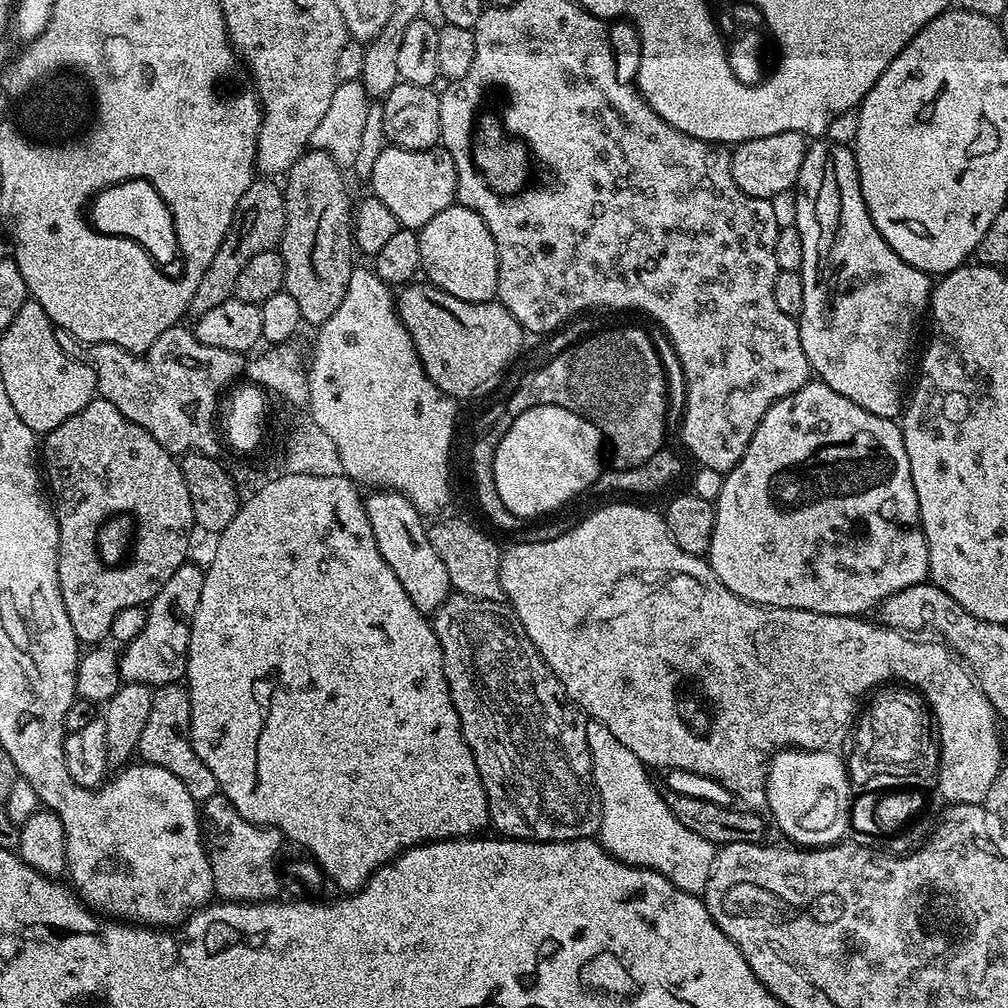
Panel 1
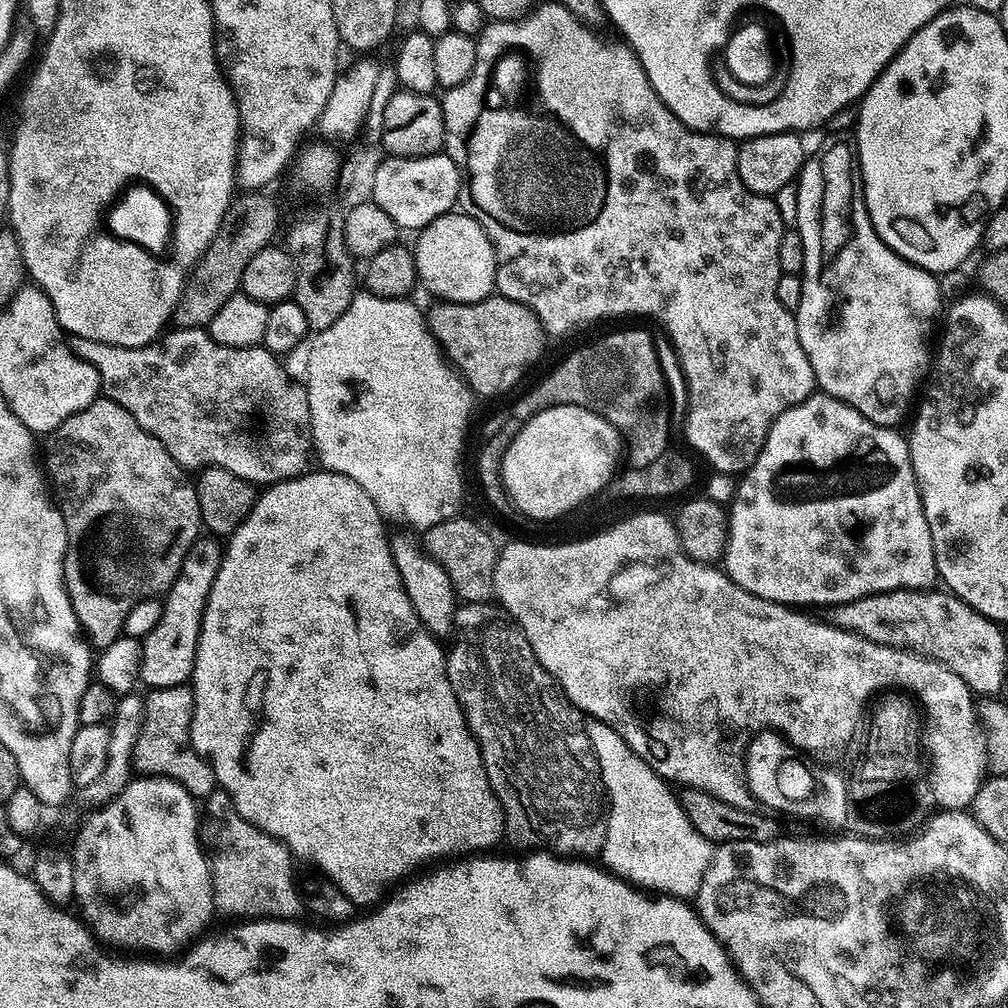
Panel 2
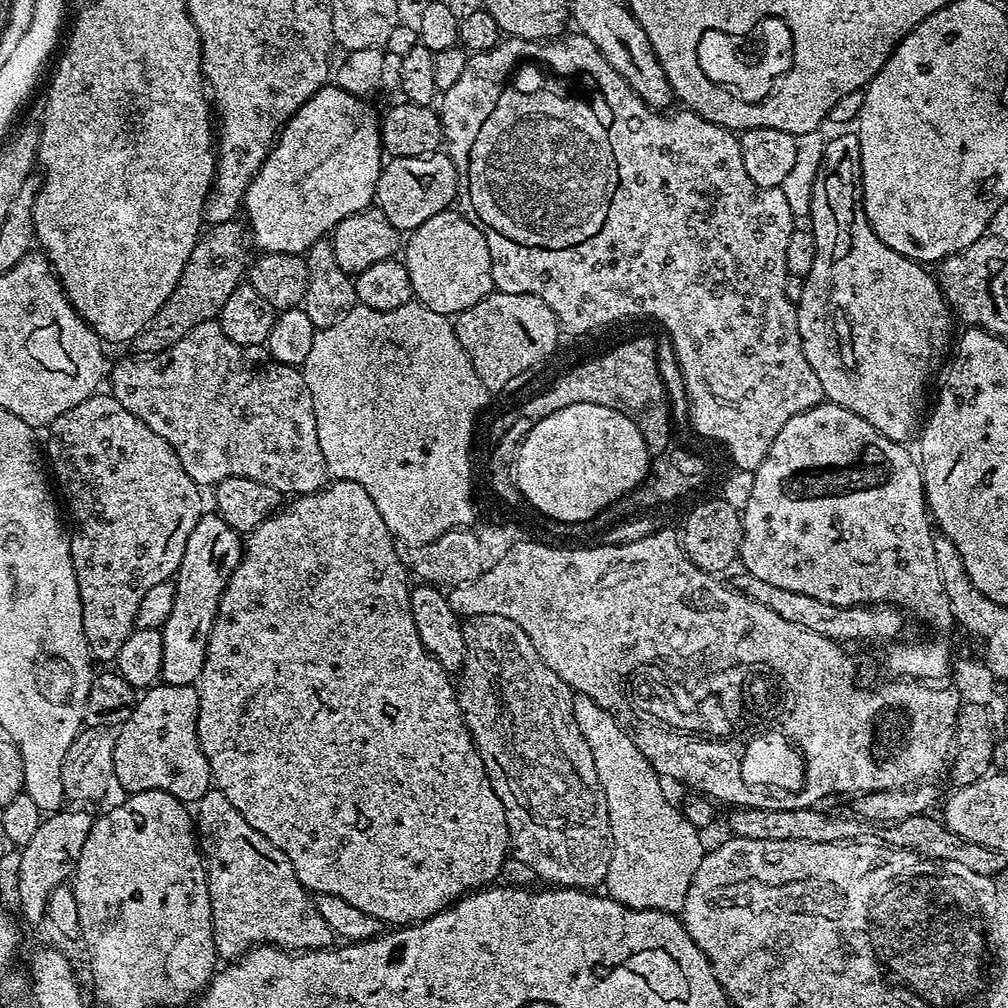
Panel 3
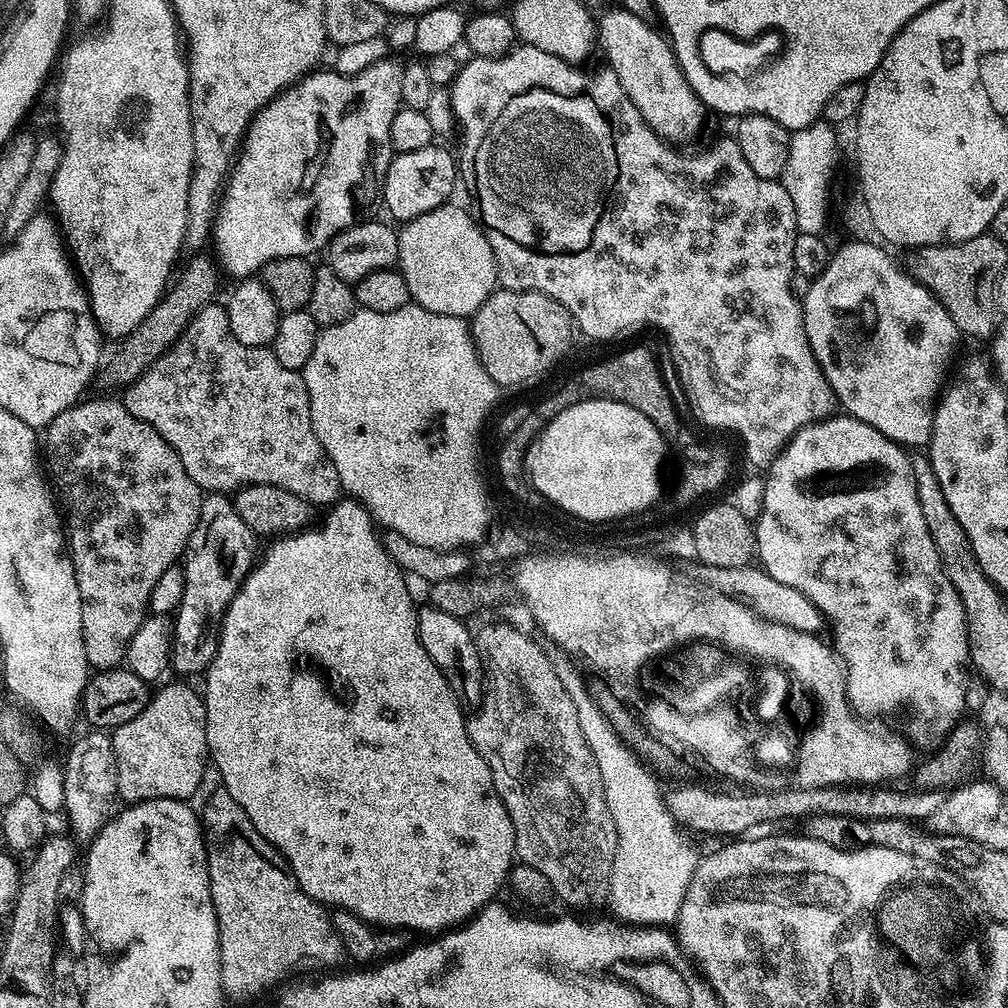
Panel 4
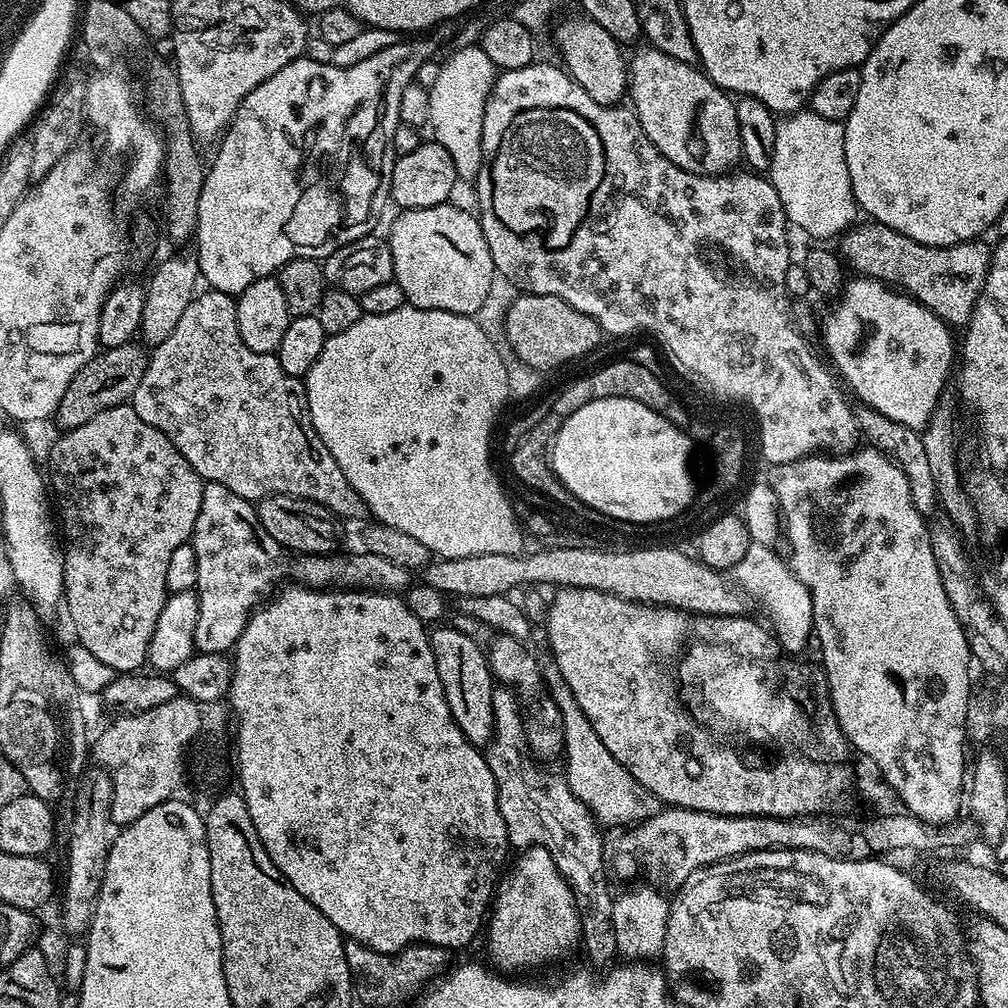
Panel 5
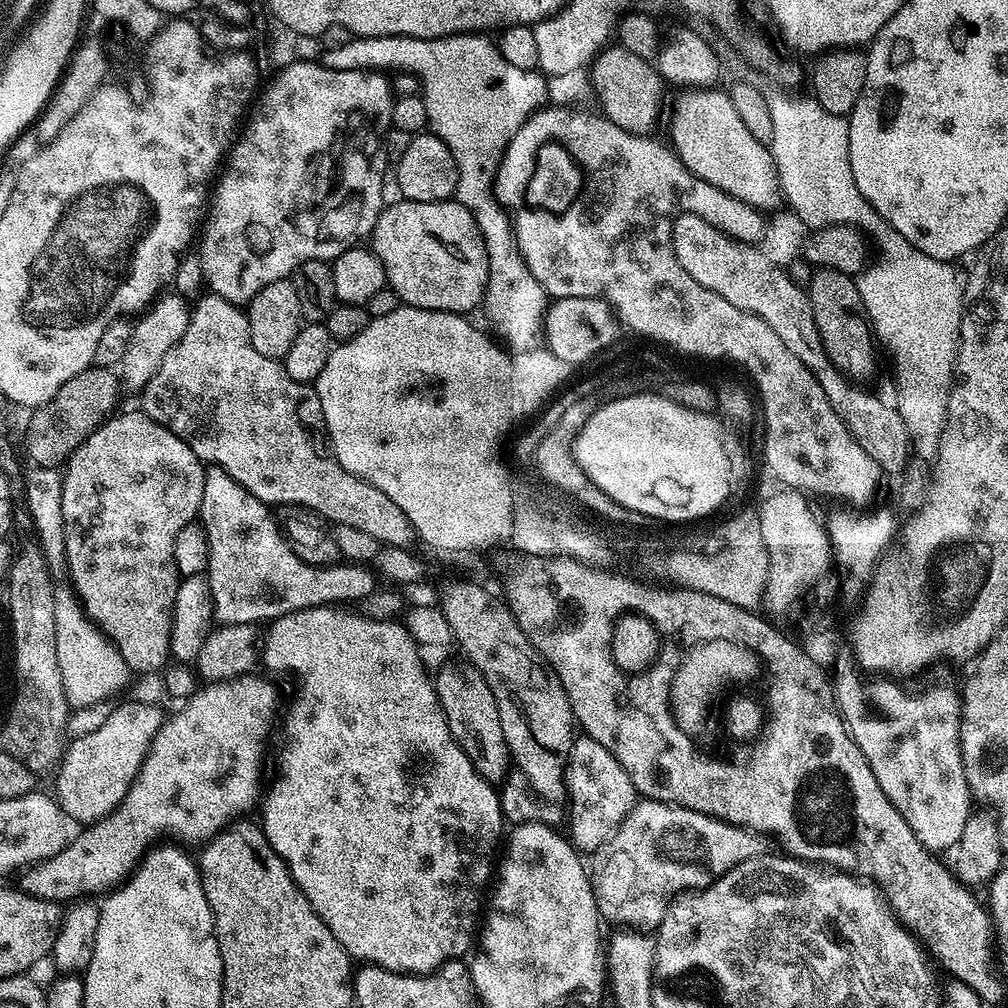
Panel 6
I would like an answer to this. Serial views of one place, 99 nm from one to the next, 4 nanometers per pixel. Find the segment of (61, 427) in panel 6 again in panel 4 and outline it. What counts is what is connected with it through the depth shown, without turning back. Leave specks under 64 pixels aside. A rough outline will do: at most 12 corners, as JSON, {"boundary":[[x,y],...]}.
{"boundary":[[196,254],[99,379],[133,384],[213,299],[217,265]]}

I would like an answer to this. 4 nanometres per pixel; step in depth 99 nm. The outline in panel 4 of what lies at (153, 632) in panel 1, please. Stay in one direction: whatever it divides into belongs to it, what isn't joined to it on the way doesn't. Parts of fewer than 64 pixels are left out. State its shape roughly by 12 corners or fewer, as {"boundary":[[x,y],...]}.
{"boundary":[[204,496],[182,557],[173,669],[203,673],[256,533]]}

